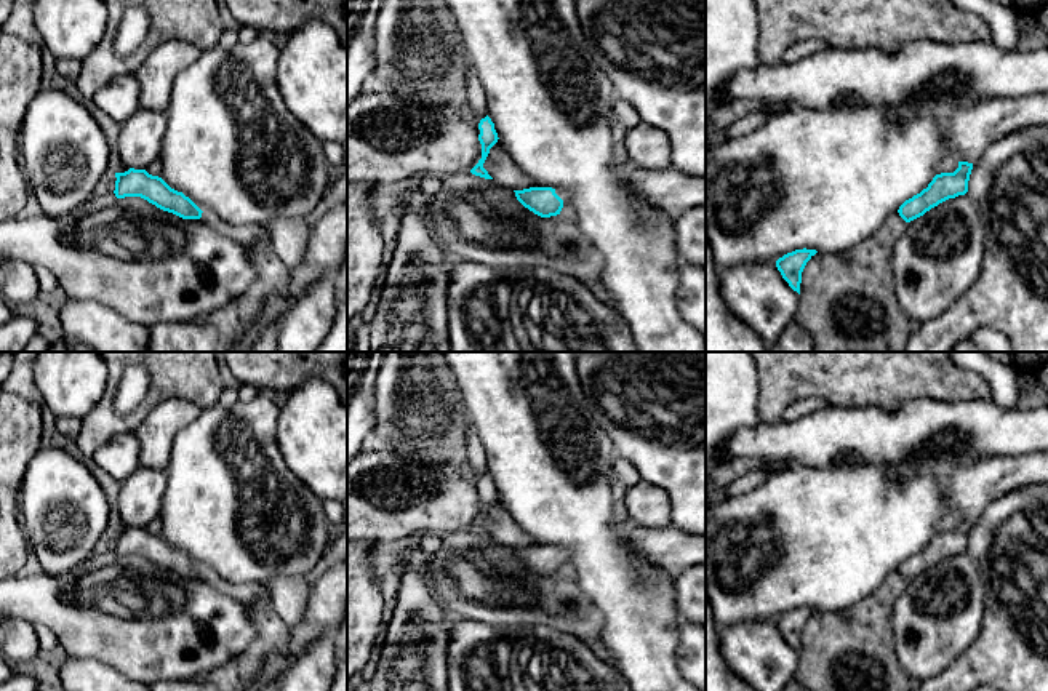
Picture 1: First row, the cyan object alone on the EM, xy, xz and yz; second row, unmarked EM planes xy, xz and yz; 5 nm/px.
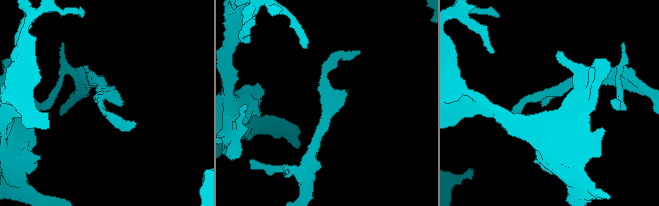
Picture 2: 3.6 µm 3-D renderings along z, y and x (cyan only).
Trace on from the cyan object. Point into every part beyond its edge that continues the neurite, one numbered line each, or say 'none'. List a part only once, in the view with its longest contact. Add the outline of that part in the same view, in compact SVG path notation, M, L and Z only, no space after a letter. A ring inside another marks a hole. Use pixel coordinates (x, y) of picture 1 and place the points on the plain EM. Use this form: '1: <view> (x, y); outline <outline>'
1: xz (567, 567); outline M555 547L555 552L563 558L560 574L571 574L570 552L562 547Z

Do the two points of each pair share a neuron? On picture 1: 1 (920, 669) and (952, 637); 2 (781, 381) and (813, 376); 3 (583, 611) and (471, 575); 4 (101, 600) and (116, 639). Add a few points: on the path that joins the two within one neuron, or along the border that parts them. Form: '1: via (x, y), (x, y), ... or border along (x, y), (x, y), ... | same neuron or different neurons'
1: via (928, 661), (944, 645) | same neuron
2: via (789, 376), (805, 376) | same neuron
3: via (556, 602), (533, 600), (498, 589) | same neuron
4: via (109, 610), (116, 616), (116, 629) | same neuron

